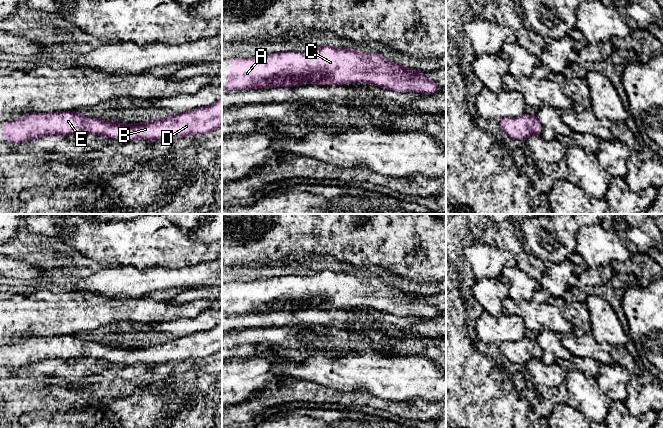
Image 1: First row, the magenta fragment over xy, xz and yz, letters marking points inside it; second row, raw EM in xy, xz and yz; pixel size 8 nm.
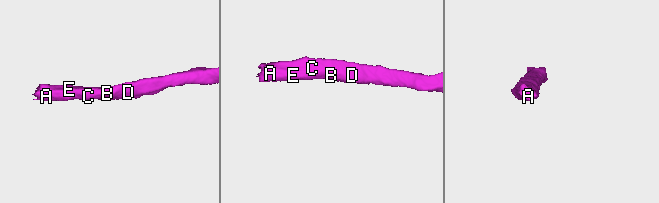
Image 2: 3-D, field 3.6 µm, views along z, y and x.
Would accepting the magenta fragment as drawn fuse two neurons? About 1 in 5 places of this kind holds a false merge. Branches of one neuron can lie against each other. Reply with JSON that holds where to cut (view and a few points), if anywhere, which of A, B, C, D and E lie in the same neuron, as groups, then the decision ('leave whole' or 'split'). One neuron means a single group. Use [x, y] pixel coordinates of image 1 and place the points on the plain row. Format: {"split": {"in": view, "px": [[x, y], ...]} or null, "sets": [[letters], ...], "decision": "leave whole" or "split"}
{"split": null, "sets": [["A", "B", "C", "D", "E"]], "decision": "leave whole"}

